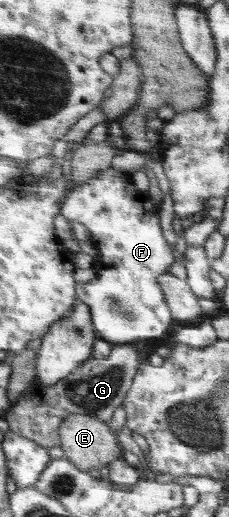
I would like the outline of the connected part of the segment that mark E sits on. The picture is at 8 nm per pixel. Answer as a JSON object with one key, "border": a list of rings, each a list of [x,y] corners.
{"border":[[[72,413],[60,425],[60,447],[64,457],[84,472],[102,469],[116,459],[122,459],[122,451],[112,431],[88,414]]]}

